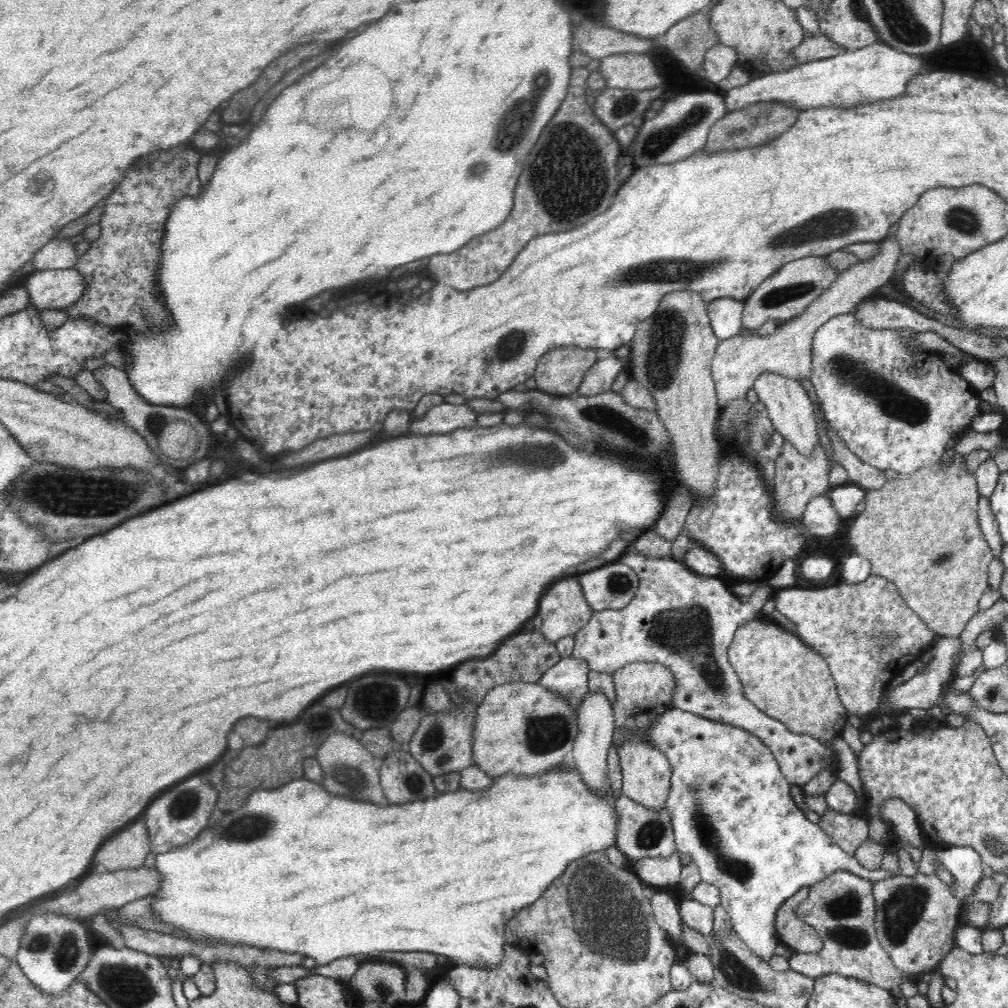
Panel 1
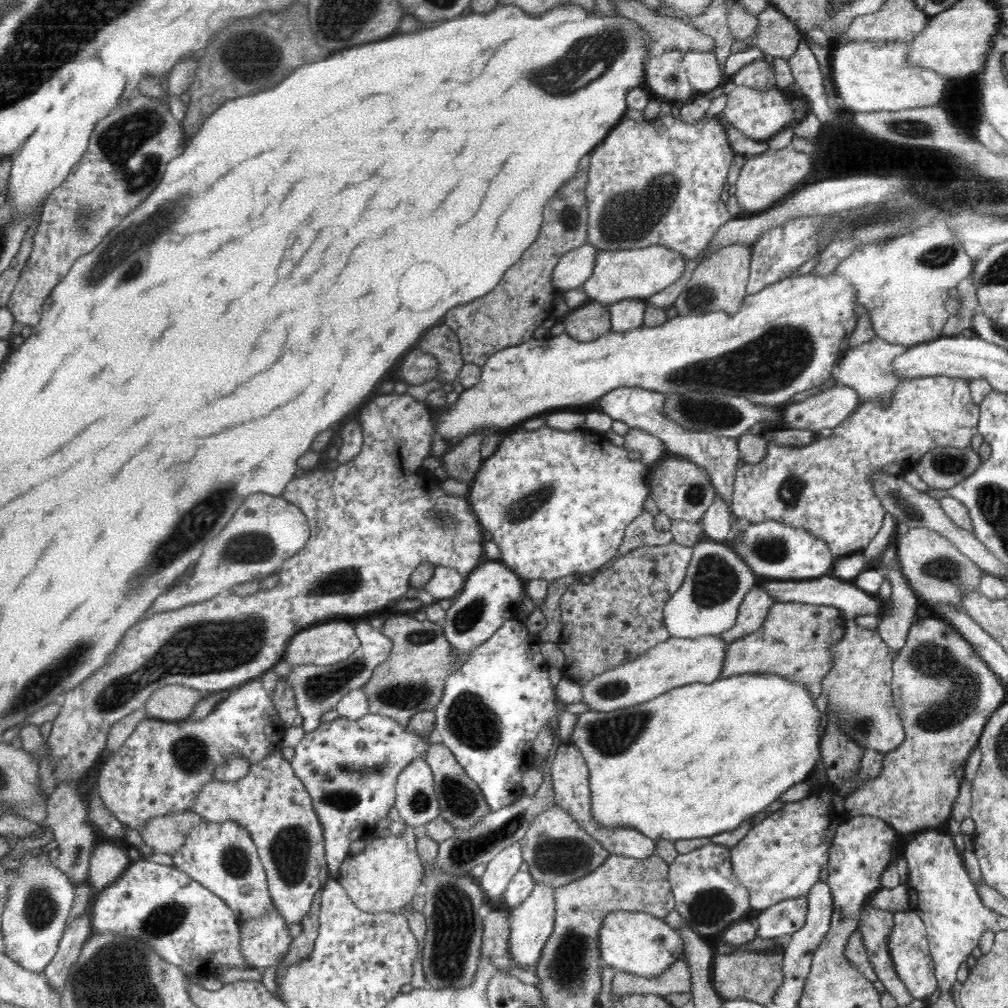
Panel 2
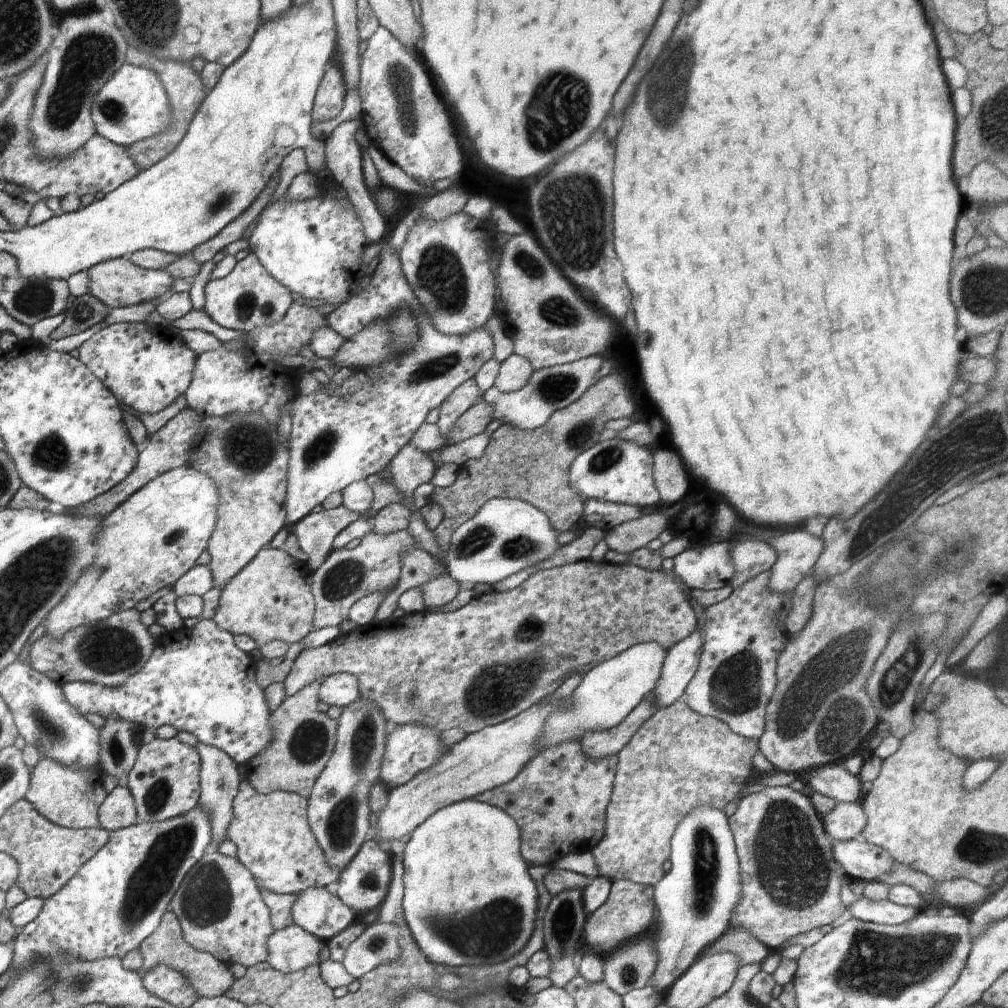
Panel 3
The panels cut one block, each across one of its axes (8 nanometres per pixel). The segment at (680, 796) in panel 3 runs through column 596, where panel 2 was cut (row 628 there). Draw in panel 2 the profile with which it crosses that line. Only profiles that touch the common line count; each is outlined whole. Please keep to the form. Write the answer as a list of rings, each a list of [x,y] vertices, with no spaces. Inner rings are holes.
[[[847,620],[843,637],[829,651],[832,668],[821,682],[821,693],[828,696],[827,714],[835,714],[841,731],[864,749],[887,753],[900,746],[905,729],[893,703],[893,658],[877,630],[867,630]]]

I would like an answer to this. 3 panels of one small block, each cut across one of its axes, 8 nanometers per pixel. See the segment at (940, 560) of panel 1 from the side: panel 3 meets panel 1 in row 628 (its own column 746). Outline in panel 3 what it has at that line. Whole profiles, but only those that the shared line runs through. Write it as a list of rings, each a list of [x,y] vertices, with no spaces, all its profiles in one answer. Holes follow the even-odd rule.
[[[730,926],[727,932],[724,932],[718,940],[705,949],[704,954],[712,956],[716,952],[730,952],[730,954],[738,956],[741,967],[748,964],[760,966],[773,951],[760,940],[756,940],[756,936],[752,936],[752,932],[748,932],[748,928]]]

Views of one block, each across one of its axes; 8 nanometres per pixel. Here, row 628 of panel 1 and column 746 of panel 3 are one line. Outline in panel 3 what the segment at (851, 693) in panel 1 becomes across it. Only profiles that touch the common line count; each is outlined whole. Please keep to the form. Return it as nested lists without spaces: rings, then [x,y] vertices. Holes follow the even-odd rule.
[[[788,786],[768,787],[765,790],[755,792],[754,794],[750,794],[750,796],[740,799],[740,804],[738,804],[736,812],[728,818],[728,821],[730,829],[732,830],[736,853],[739,857],[742,884],[740,902],[736,904],[734,912],[730,914],[729,925],[731,927],[742,926],[742,928],[748,928],[748,932],[752,932],[752,936],[756,936],[756,940],[760,940],[762,944],[766,944],[772,951],[778,951],[780,944],[782,944],[784,940],[790,940],[790,938],[794,938],[794,936],[798,936],[798,934],[804,934],[804,932],[817,927],[832,926],[834,921],[845,912],[846,906],[844,906],[844,902],[842,902],[842,898],[840,898],[844,878],[837,874],[841,866],[838,865],[838,862],[836,862],[834,856],[832,856],[833,841],[825,832],[820,815],[813,808],[809,798],[804,796],[804,794],[796,792]]]

